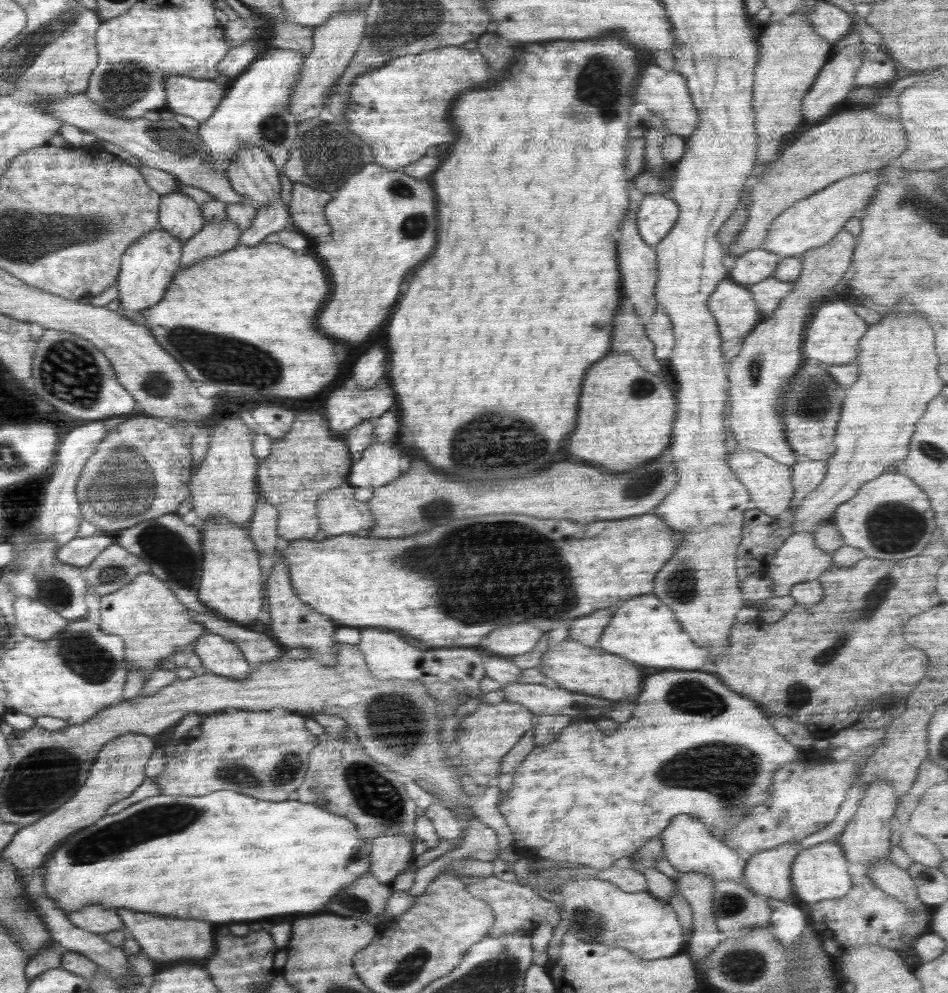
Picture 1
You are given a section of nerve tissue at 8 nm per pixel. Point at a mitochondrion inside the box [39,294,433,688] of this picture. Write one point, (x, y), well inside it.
(121, 483)

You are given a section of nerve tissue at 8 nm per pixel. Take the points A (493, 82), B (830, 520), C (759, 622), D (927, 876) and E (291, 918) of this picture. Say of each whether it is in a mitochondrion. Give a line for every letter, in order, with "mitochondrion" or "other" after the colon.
A: other
B: other
C: other
D: other
E: other

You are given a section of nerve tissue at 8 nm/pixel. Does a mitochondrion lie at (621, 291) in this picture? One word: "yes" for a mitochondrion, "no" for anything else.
no

